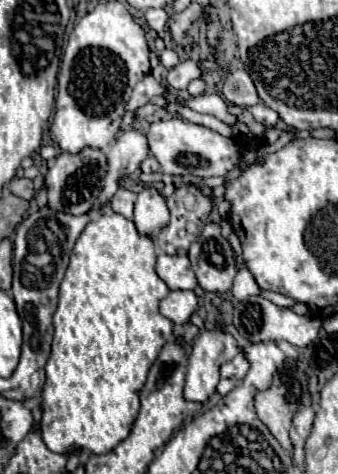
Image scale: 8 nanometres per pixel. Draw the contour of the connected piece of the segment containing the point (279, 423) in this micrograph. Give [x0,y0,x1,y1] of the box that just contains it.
[255,384,293,452]

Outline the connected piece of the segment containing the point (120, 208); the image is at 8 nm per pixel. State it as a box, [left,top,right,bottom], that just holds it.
[111,186,137,218]

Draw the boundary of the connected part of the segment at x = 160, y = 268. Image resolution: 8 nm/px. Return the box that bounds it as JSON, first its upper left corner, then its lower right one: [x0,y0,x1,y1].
[157,252,197,290]

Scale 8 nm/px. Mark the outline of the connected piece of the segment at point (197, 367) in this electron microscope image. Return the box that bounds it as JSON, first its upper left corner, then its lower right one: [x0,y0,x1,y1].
[183,330,239,402]

